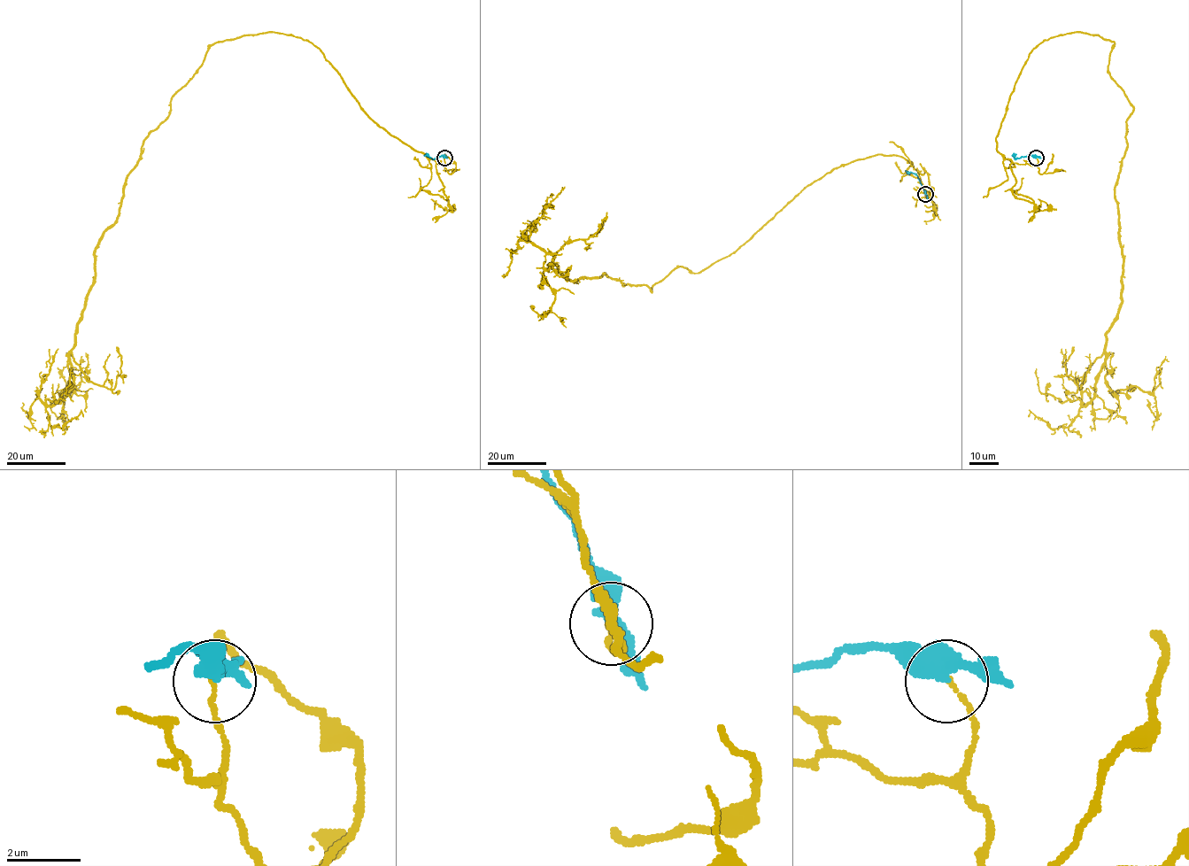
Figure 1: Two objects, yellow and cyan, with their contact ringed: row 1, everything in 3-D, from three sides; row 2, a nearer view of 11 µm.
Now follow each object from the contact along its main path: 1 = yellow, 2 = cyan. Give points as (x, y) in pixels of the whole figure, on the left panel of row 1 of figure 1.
1: (444, 158), (300, 37), (213, 43), (95, 252), (73, 388), (23, 403)
2: (444, 158), (442, 155), (433, 158), (424, 155)

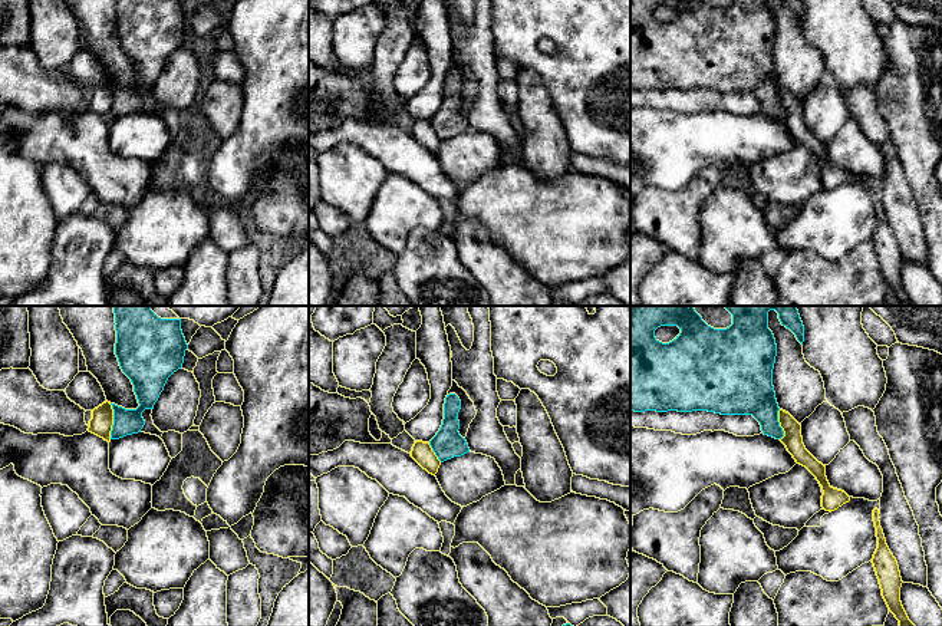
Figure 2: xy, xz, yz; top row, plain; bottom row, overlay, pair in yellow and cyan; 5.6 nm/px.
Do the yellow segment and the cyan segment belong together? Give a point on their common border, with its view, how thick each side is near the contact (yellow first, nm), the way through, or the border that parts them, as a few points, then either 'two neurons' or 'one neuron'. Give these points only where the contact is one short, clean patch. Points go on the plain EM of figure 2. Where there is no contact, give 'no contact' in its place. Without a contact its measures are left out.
contact xy (112, 99); calibres 130 and 140 nm; border xy (109, 82), (112, 88), (111, 117); two neurons

